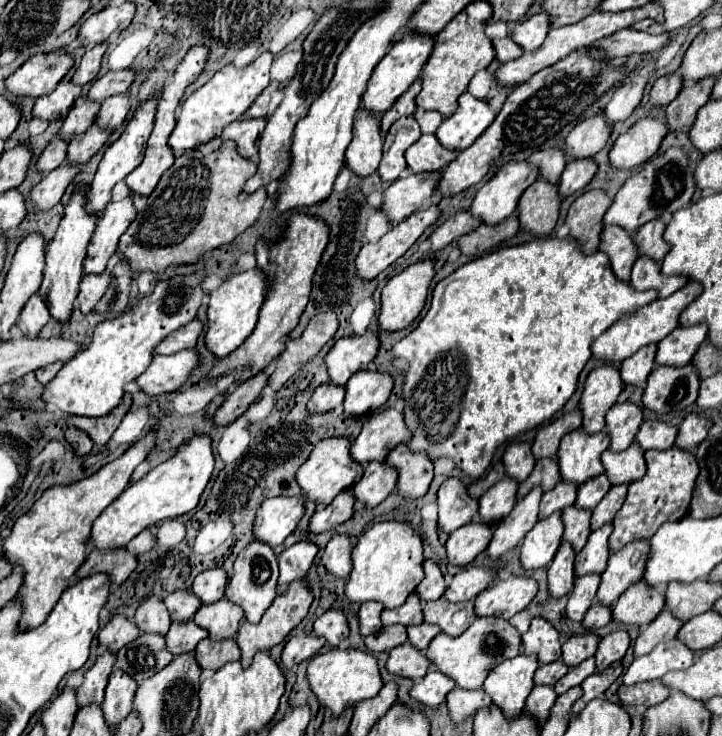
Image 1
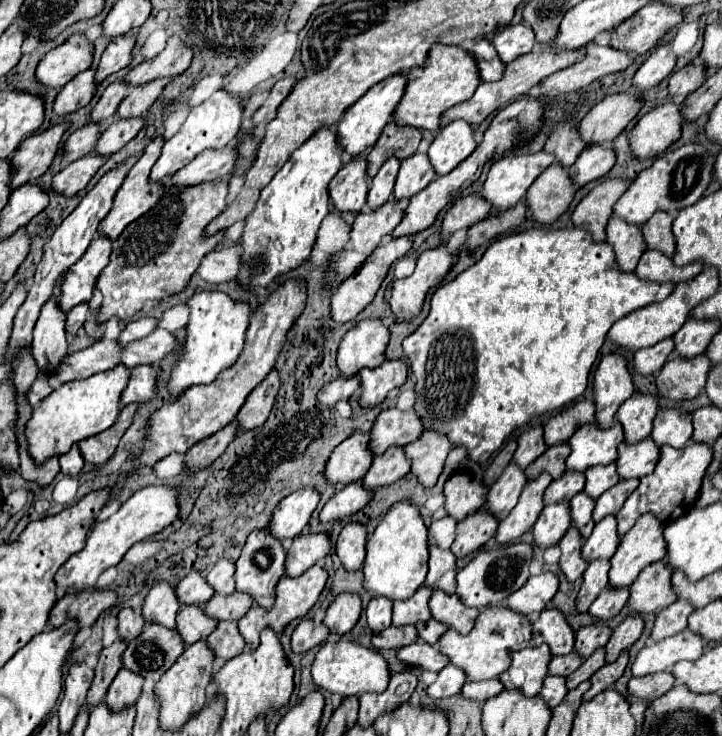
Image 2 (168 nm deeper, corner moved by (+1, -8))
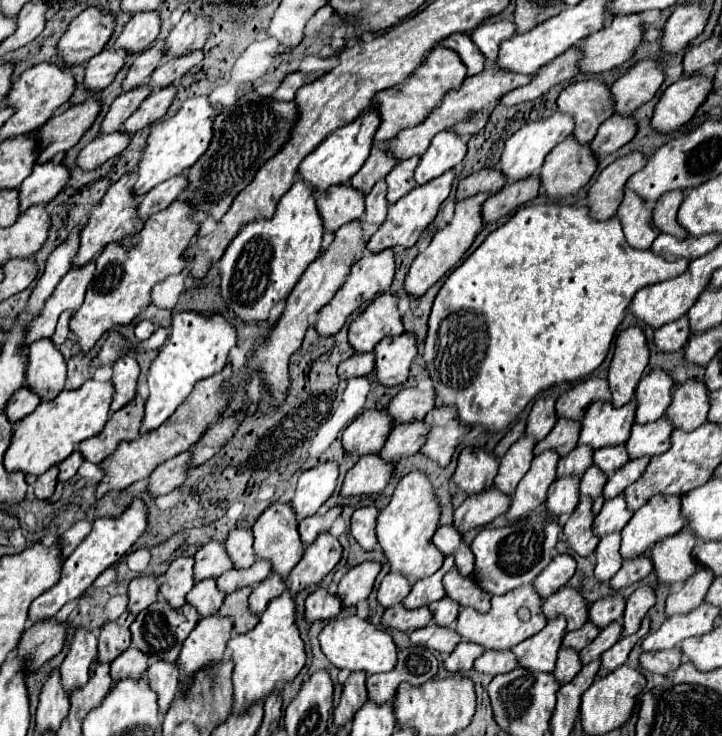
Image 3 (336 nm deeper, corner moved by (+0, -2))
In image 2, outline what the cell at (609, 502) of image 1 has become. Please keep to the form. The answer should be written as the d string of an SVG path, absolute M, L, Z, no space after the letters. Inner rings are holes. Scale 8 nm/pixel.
M629 478L629 480L619 480L613 488L605 490L599 498L597 498L597 506L593 510L593 520L599 522L601 518L605 518L607 514L617 514L623 506L623 502L627 500L627 496L639 486L637 478Z

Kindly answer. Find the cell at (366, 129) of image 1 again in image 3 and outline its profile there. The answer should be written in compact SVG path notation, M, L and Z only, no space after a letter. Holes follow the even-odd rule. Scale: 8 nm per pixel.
M352 184L330 186L318 194L318 208L324 218L324 228L334 232L342 224L362 218L364 214L364 194L356 192Z

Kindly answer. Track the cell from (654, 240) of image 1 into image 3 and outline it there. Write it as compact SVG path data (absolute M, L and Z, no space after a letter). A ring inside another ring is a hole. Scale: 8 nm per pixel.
M668 192L664 196L658 198L654 210L652 210L652 220L656 224L656 228L660 232L666 232L666 234L672 234L680 240L684 240L688 236L688 232L676 222L676 212L682 204L682 198L684 194L682 192Z

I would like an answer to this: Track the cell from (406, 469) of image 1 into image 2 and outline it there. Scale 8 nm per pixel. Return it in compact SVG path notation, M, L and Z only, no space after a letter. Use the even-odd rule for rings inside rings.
M425 430L419 440L405 446L405 454L413 460L415 466L411 470L415 470L415 476L425 488L435 486L451 448L453 444L449 438L437 430Z

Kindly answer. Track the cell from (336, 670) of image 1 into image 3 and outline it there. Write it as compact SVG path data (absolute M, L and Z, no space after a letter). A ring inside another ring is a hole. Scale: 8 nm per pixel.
M358 616L330 620L318 638L320 638L320 646L322 646L324 656L338 670L378 674L378 672L388 672L396 666L396 652L398 650L396 650L396 644L392 642L392 636L384 628L376 628L374 624L370 624L368 620L362 620Z

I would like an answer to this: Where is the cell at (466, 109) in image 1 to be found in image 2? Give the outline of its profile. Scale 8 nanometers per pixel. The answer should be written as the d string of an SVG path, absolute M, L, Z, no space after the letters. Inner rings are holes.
M455 120L435 136L427 156L433 164L435 174L443 176L449 174L455 166L459 166L459 162L463 162L473 150L473 128L463 120Z

